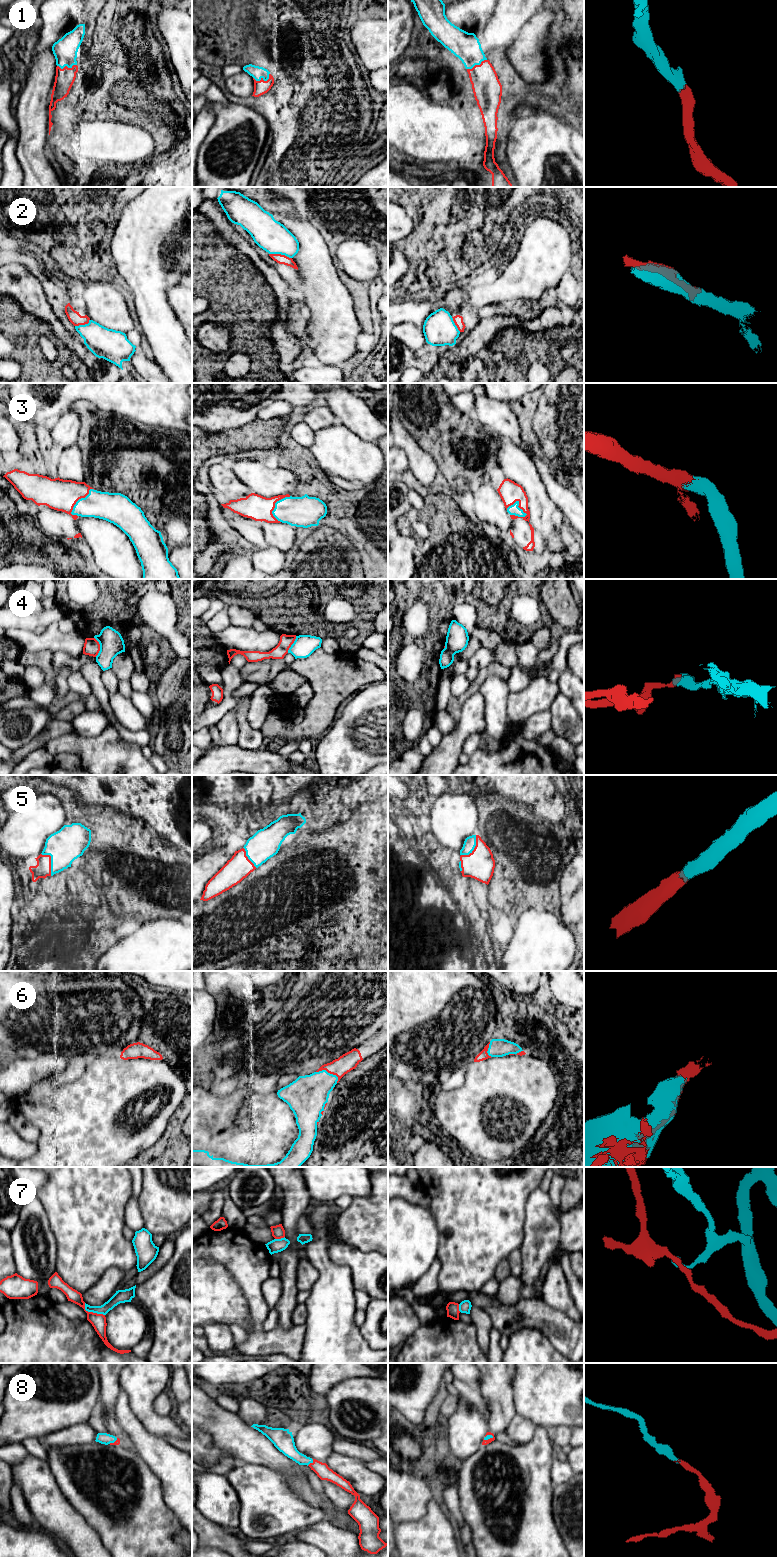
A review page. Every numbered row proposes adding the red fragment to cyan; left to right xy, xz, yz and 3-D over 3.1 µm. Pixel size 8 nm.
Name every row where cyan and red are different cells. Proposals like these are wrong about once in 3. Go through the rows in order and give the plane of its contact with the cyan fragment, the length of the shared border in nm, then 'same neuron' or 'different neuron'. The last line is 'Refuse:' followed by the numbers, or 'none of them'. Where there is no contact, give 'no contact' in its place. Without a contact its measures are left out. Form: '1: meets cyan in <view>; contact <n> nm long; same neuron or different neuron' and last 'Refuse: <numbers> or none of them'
1: meets cyan in xz; contact 140 nm long; same neuron
2: meets cyan in xz; contact 190 nm long; different neuron
3: meets cyan in yz; contact 180 nm long; same neuron
4: meets cyan in xy; contact 160 nm long; different neuron
5: meets cyan in xy; contact 200 nm long; same neuron
6: meets cyan in xz; contact 200 nm long; same neuron
7: meets cyan in xy; contact 190 nm long; different neuron
8: meets cyan in xz; contact 80 nm long; same neuron
Refuse: 2, 4, 7

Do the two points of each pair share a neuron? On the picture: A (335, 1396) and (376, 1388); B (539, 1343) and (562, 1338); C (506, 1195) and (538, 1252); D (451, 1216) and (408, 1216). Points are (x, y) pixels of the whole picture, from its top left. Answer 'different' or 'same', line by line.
A: same
B: different
C: different
D: different

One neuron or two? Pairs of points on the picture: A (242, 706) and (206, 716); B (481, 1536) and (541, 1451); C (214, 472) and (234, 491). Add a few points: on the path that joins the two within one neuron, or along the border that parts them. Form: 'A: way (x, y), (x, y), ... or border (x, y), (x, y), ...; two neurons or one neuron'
A: border (235, 698), (235, 705), (232, 708); two neurons
B: way (476, 1501), (474, 1463), (485, 1450), (506, 1451); one neuron
C: way (219, 476), (229, 486); one neuron

